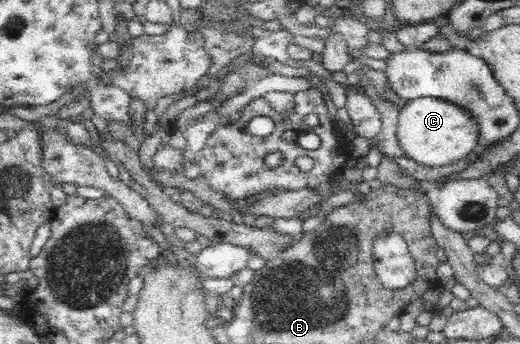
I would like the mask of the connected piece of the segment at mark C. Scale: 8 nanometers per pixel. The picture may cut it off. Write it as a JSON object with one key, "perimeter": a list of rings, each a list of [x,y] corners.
{"perimeter":[[[436,97],[407,101],[399,110],[396,137],[404,156],[430,167],[454,163],[479,147],[476,118],[462,106]]]}

